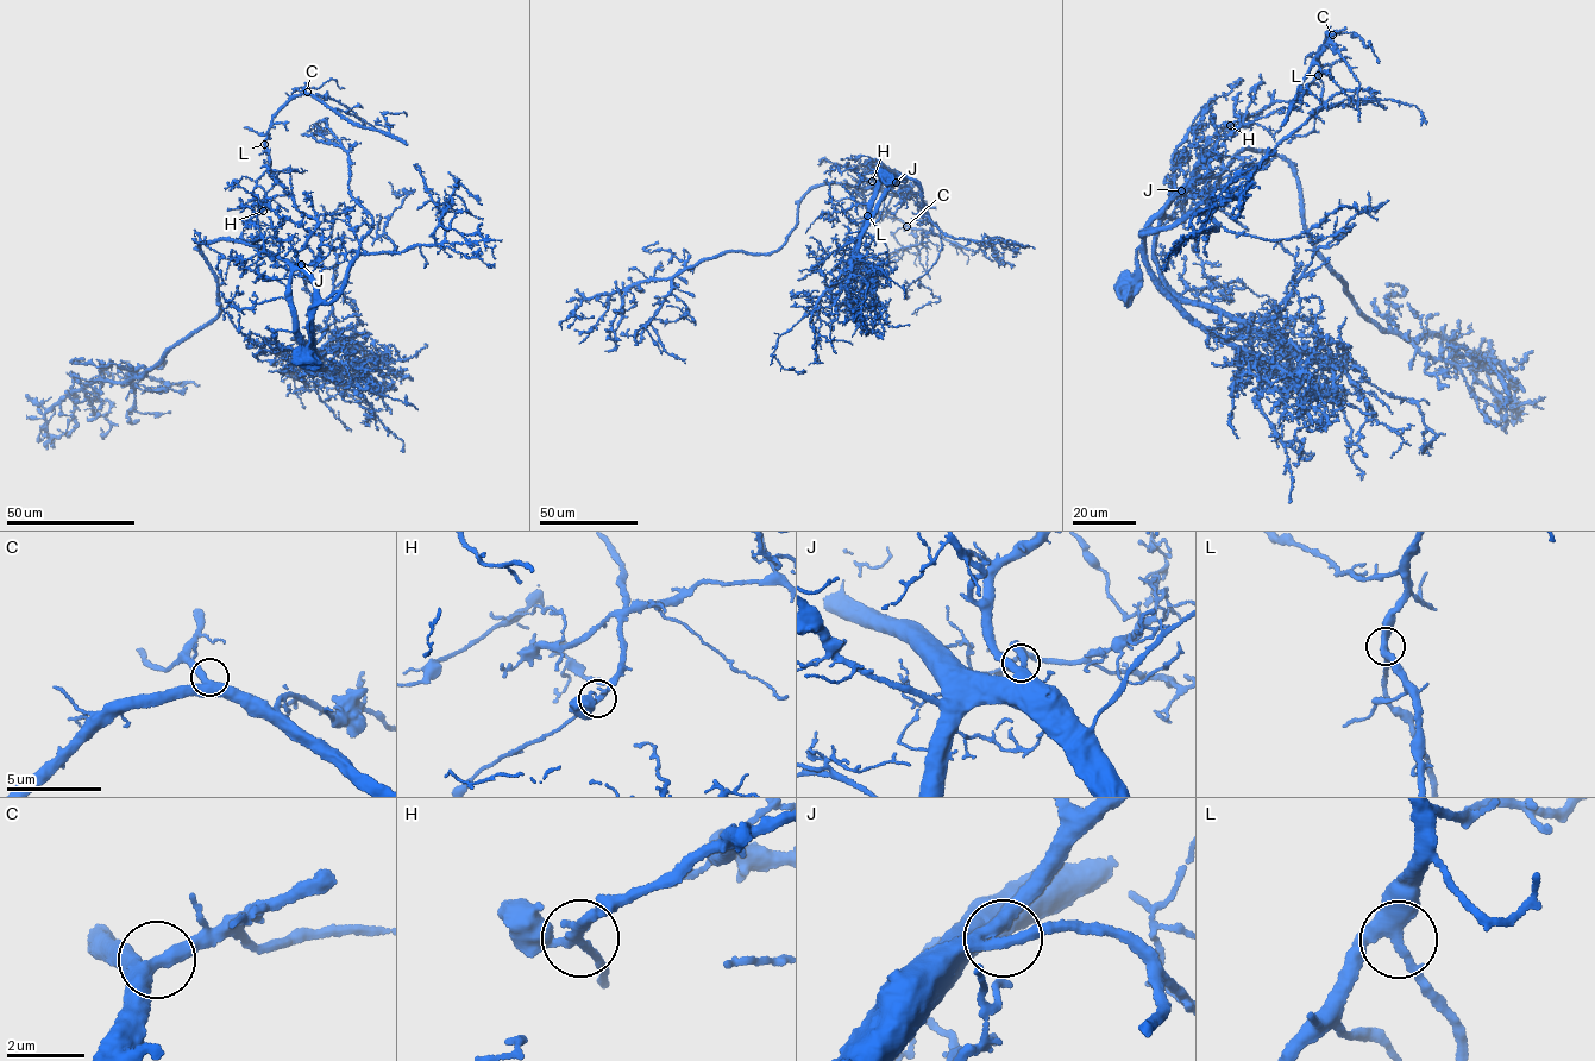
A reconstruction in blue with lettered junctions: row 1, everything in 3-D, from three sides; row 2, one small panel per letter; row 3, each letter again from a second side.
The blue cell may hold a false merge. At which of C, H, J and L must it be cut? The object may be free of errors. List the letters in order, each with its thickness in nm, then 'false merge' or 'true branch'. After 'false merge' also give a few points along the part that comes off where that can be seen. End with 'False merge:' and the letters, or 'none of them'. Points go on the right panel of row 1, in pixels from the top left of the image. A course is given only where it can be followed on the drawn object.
C: 400 nm | true branch
H: 240 nm | false merge | (1230, 125), (1276, 101), (1297, 101), (1319, 69), (1327, 33), (1291, 105), (1306, 87), (1320, 104)
J: 240 nm | true branch
L: 360 nm | true branch
False merge: H

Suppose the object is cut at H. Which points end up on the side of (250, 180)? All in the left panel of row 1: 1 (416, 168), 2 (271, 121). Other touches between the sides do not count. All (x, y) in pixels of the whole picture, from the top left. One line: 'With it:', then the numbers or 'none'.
With it: 2

